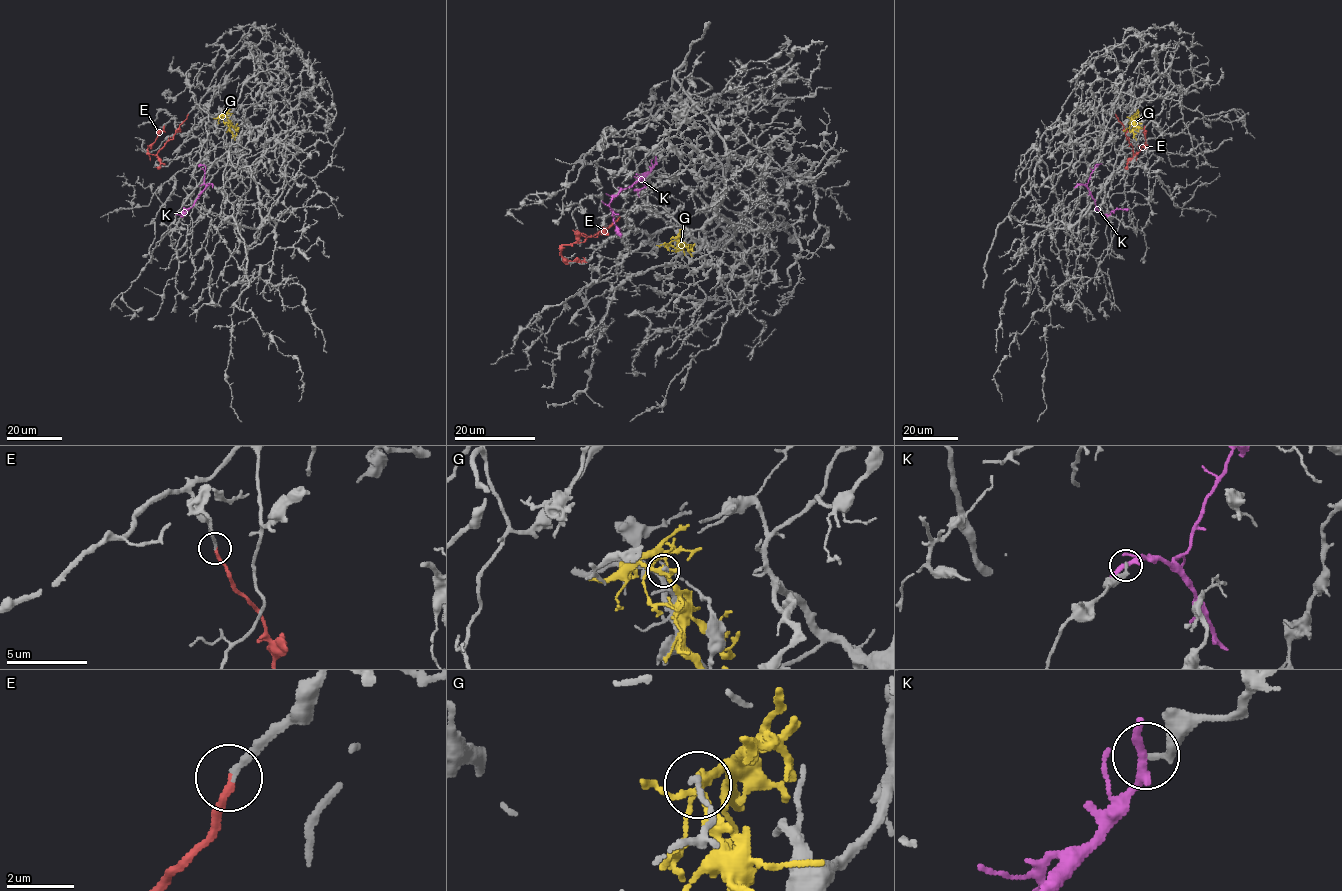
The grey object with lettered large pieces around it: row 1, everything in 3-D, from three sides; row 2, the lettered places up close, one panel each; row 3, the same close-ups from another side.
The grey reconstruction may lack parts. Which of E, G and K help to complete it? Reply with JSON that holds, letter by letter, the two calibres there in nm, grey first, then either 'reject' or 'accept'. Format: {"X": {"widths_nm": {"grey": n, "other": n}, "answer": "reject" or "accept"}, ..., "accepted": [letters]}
{"E": {"widths_nm": {"grey": 200, "other": 220}, "answer": "accept"}, "G": {"widths_nm": {"grey": 160, "other": 200}, "answer": "reject"}, "K": {"widths_nm": {"grey": 190, "other": 260}, "answer": "reject"}, "accepted": ["E"]}

